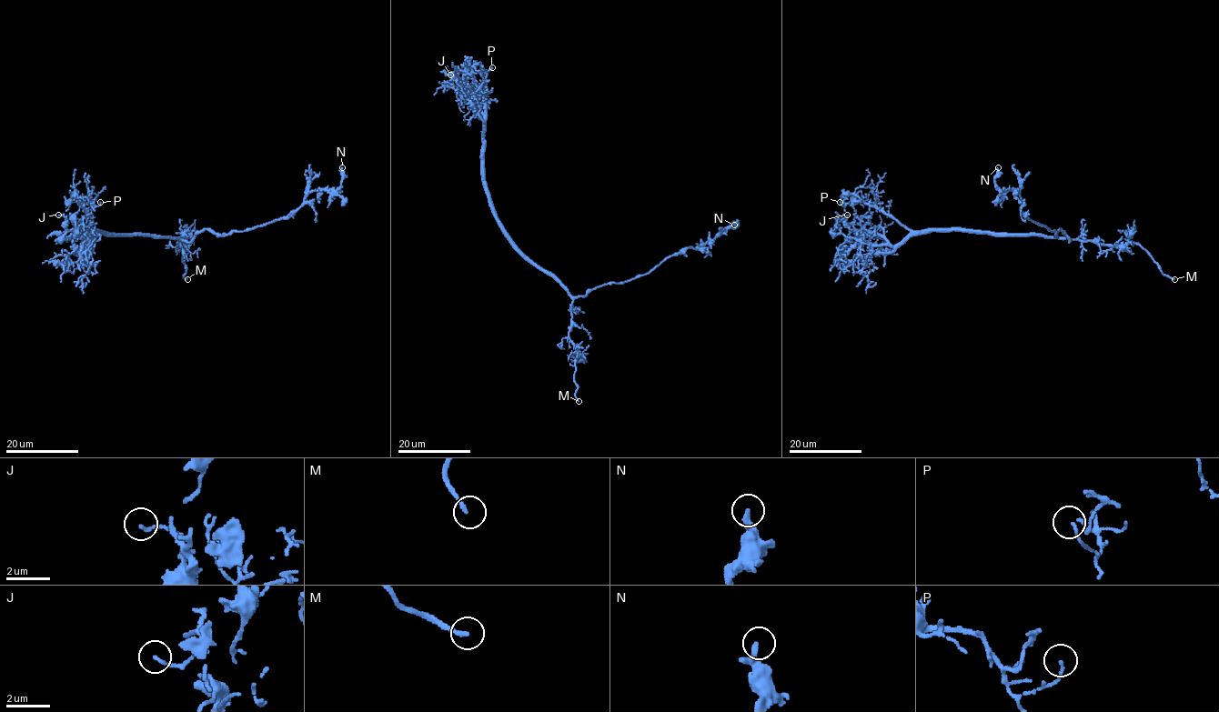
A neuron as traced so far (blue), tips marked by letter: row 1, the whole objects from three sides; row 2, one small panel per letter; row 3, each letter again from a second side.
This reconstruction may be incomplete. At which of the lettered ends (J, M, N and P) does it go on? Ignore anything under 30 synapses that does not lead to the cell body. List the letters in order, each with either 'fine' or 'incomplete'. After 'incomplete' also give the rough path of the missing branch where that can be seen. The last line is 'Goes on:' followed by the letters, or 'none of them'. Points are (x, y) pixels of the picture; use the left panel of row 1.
J: fine
M: incomplete | (187, 279), (195, 275), (182, 275), (158, 255), (141, 255)
N: fine
P: fine
Goes on: M

